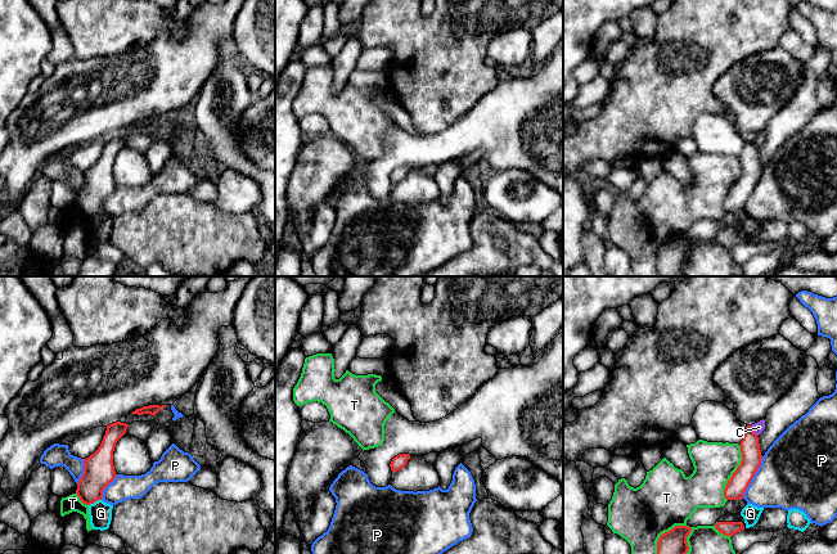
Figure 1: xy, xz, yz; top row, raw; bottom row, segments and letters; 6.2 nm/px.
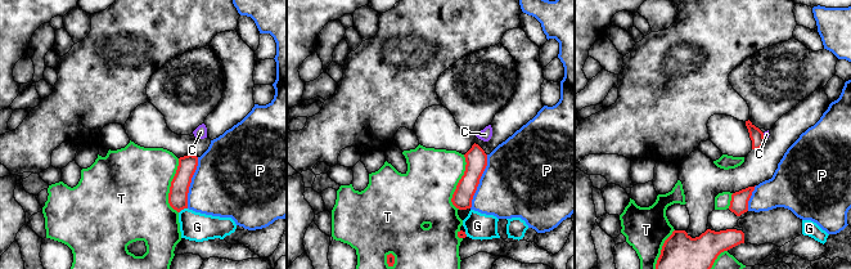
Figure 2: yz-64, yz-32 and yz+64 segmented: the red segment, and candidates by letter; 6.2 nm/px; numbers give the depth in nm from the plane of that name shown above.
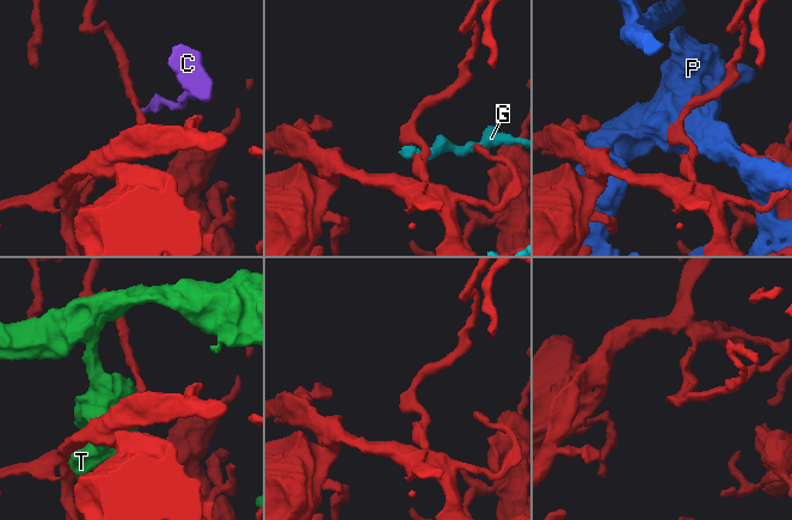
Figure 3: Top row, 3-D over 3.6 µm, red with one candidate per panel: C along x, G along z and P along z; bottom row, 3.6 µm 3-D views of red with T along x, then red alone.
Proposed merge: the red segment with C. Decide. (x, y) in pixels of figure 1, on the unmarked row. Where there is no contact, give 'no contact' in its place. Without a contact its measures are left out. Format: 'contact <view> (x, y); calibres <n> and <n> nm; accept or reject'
contact yz (752, 143); calibres 130 and 70 nm; reject

